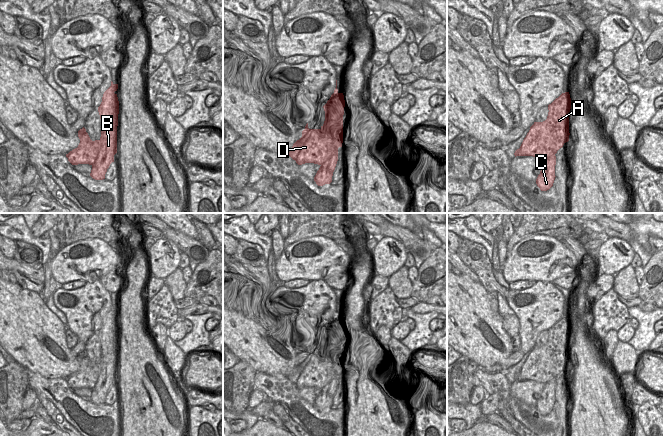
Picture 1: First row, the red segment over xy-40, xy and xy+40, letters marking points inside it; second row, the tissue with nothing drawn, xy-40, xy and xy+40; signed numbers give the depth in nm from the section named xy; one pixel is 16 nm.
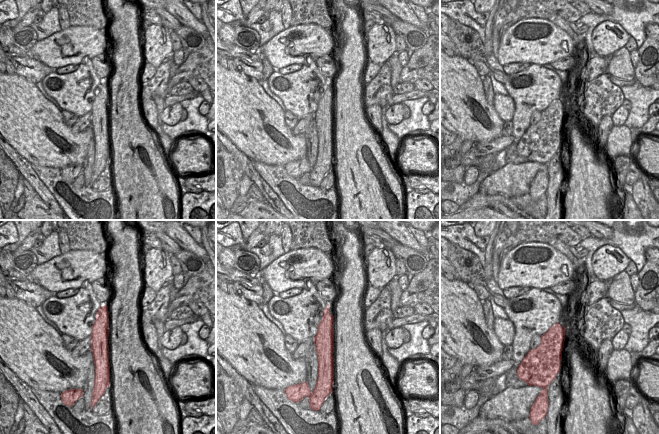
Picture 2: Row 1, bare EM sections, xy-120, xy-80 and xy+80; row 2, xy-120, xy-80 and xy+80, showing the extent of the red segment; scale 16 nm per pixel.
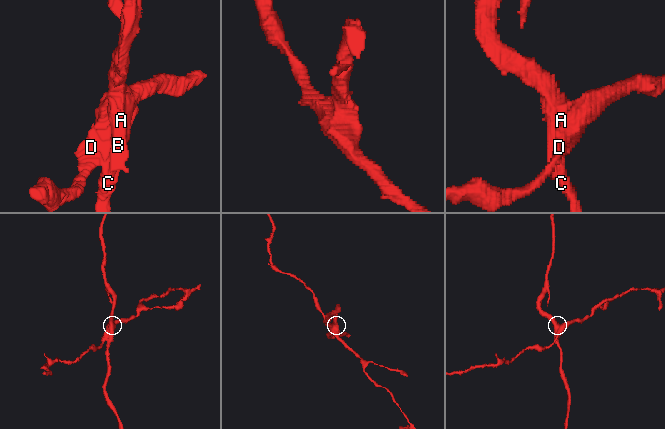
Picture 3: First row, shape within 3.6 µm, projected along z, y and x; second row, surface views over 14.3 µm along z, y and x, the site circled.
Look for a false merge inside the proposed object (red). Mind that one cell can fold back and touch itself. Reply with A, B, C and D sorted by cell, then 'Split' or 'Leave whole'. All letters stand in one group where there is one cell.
Groups: A D / B C. Split

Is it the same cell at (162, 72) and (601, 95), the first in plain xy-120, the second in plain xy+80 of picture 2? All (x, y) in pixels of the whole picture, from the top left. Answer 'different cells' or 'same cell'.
same cell

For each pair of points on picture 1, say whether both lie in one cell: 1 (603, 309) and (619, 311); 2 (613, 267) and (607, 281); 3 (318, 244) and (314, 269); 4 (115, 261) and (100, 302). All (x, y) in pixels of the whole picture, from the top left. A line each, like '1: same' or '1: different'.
1: same
2: different
3: same
4: different

